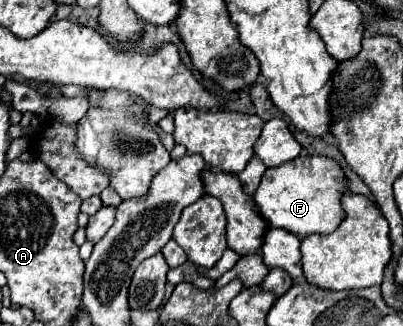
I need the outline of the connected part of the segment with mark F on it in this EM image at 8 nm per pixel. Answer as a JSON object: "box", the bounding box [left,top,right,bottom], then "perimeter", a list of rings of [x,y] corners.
{"box":[236,155,348,239],"perimeter":[[[300,155],[288,163],[284,163],[280,167],[272,167],[272,169],[266,169],[266,165],[258,157],[252,157],[248,167],[244,171],[240,171],[236,177],[242,183],[242,189],[248,195],[254,195],[258,211],[270,227],[282,227],[286,231],[292,231],[300,239],[314,235],[314,233],[328,235],[334,229],[338,229],[338,225],[346,217],[346,213],[340,205],[340,197],[348,189],[348,179],[346,179],[342,167],[330,157]]]}

